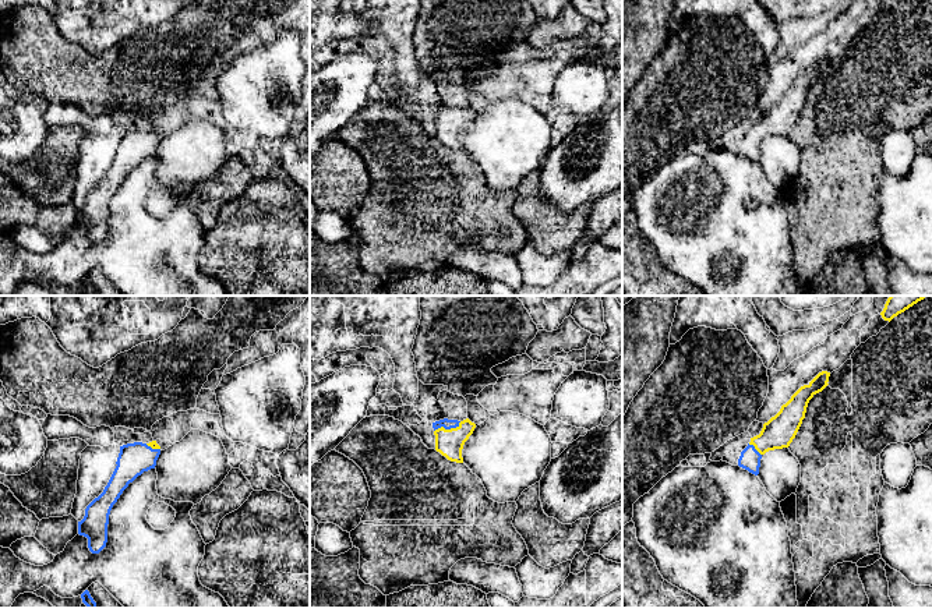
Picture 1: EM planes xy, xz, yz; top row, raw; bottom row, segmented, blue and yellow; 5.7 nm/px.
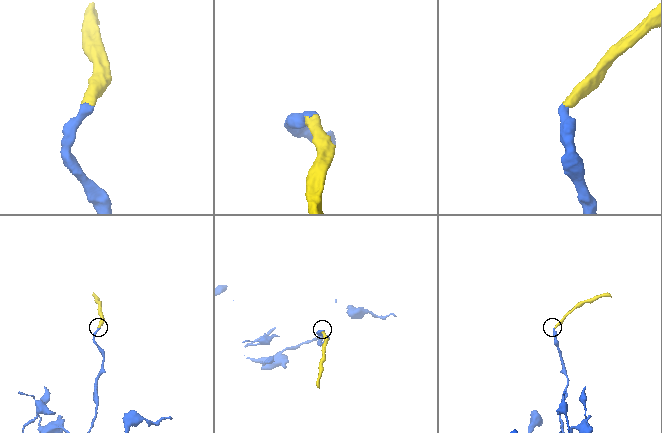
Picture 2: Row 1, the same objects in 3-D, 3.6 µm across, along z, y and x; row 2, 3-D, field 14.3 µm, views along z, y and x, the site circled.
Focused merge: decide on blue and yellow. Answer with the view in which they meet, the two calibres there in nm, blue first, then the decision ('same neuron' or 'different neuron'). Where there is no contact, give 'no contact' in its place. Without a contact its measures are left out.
meets blue in xz; 60 nm thick on the blue side, 160 nm on the other; same neuron

